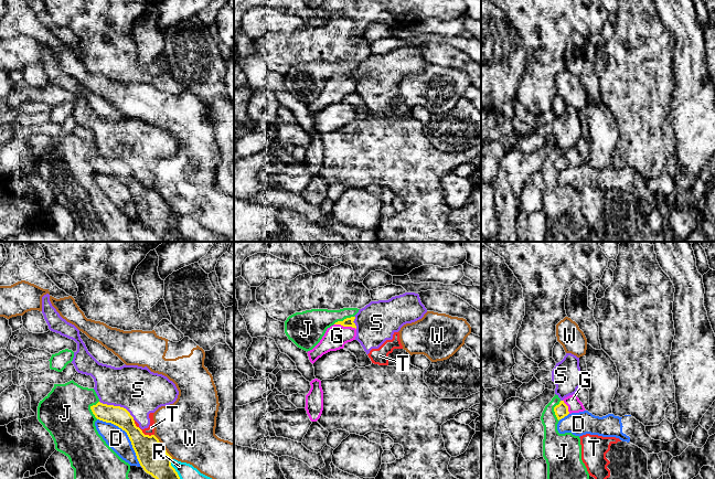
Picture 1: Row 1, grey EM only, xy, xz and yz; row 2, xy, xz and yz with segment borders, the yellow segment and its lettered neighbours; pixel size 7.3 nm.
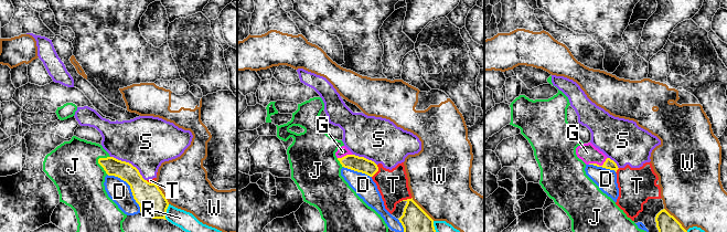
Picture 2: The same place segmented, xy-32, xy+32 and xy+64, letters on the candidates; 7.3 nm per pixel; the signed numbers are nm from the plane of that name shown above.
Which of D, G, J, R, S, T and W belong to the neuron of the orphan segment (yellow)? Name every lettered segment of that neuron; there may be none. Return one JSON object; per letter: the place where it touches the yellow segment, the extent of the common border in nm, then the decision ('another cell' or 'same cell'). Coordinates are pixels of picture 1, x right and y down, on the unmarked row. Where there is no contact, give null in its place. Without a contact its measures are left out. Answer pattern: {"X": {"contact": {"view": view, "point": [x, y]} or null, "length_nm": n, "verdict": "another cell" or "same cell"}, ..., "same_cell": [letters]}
{"D": {"contact": {"view": "xy", "point": [127, 187]}, "length_nm": 480, "verdict": "another cell"}, "G": {"contact": {"view": "xz", "point": [345, 78]}, "length_nm": 170, "verdict": "same cell"}, "J": {"contact": {"view": "xy", "point": [91, 161]}, "length_nm": 140, "verdict": "another cell"}, "R": {"contact": {"view": "xy", "point": [175, 224]}, "length_nm": 200, "verdict": "another cell"}, "S": {"contact": {"view": "xy", "point": [117, 159]}, "length_nm": 280, "verdict": "another cell"}, "T": {"contact": {"view": "xy", "point": [141, 184]}, "length_nm": 200, "verdict": "another cell"}, "W": {"contact": {"view": "xy", "point": [163, 200]}, "length_nm": 220, "verdict": "another cell"}, "same_cell": ["G"]}

